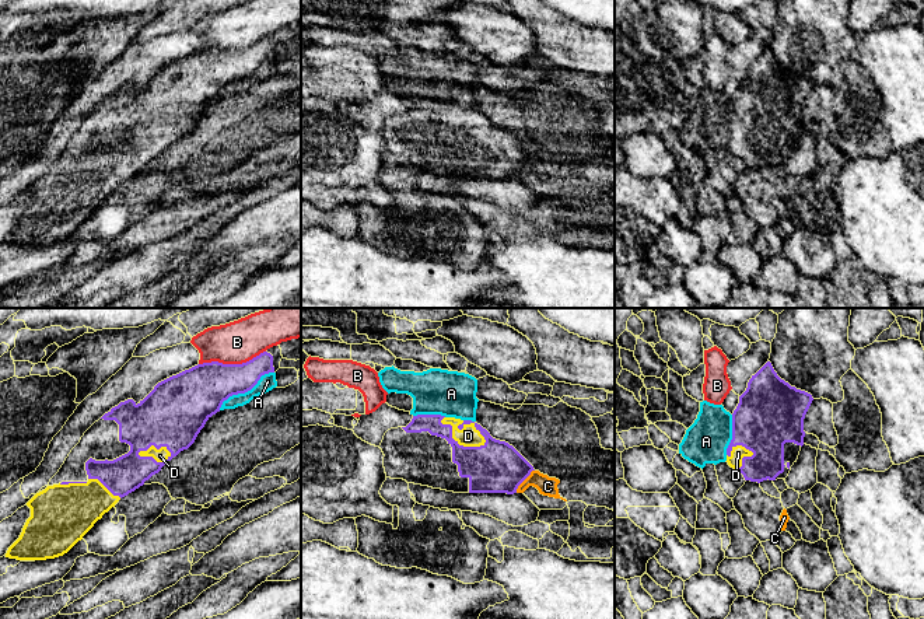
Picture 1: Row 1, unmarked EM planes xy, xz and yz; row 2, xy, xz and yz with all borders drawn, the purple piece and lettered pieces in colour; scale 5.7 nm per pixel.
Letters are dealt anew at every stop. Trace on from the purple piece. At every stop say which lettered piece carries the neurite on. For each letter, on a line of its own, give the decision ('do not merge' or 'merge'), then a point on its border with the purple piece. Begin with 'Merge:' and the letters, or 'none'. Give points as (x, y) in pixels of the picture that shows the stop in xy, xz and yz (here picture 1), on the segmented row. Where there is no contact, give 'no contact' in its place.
Merge: D
A: do not merge | xy (245, 391)
B: do not merge | xy (231, 364)
C: do not merge | xz (524, 479)
D: merge | xz (457, 443)

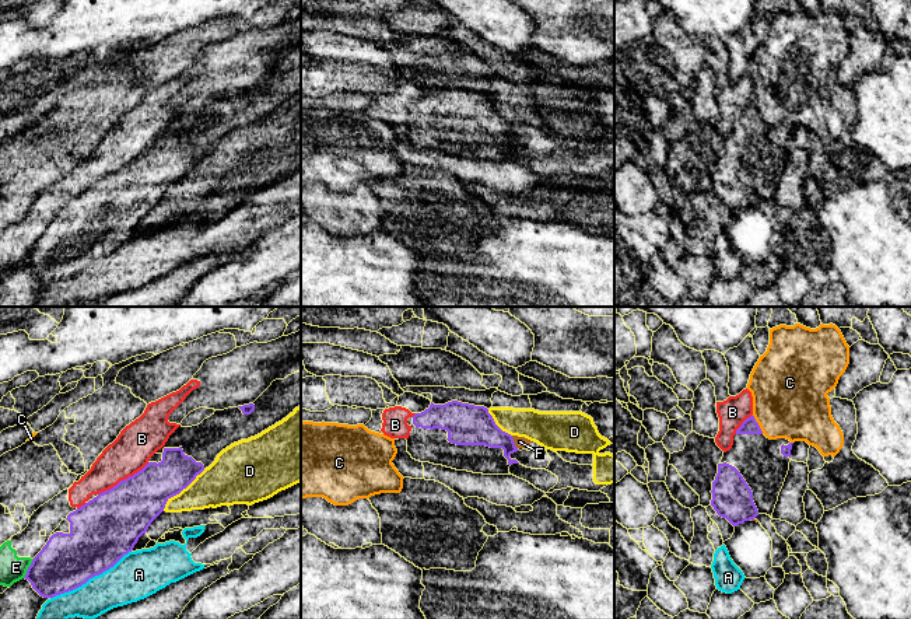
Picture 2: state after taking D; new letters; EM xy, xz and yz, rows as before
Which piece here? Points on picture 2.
Merge: none
A: do not merge | xy (90, 577)
B: do not merge | xy (125, 479)
C: do not merge | yz (757, 425)
D: do not merge | xy (181, 490)
E: do not merge | xy (28, 569)
F: do not merge | xz (514, 443)

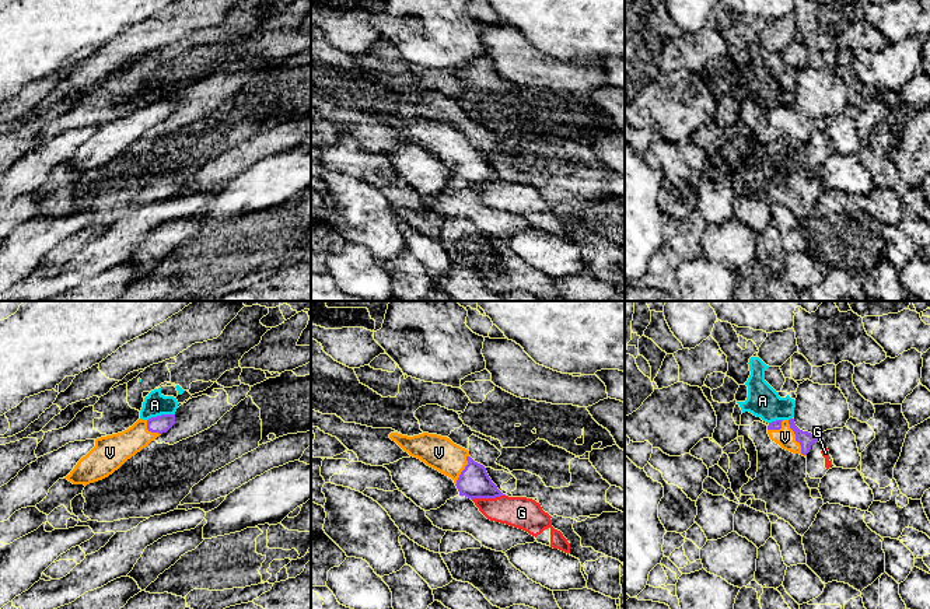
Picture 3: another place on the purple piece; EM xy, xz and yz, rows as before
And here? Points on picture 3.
Merge: V
A: do not merge | xy (161, 415)
G: do not merge | xz (488, 497)
V: merge | yz (796, 438)

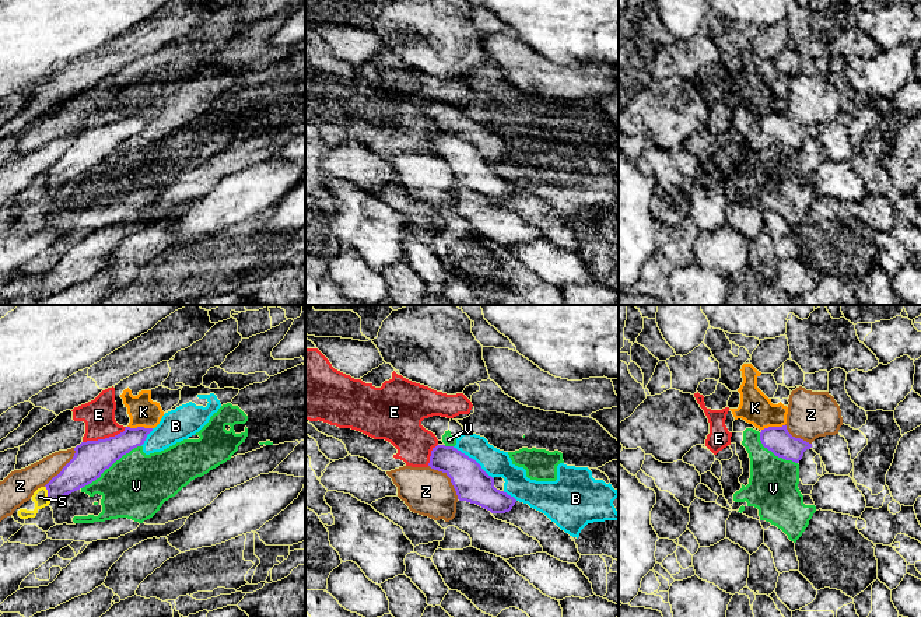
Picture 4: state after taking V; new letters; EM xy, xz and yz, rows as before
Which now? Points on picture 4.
Merge: none
B: do not merge | xz (473, 459)
E: do not merge | xy (105, 438)
K: do not merge | xy (140, 427)
S: do not merge | xy (48, 494)
V: do not merge | xy (111, 465)
Z: do not merge | xz (450, 477)

